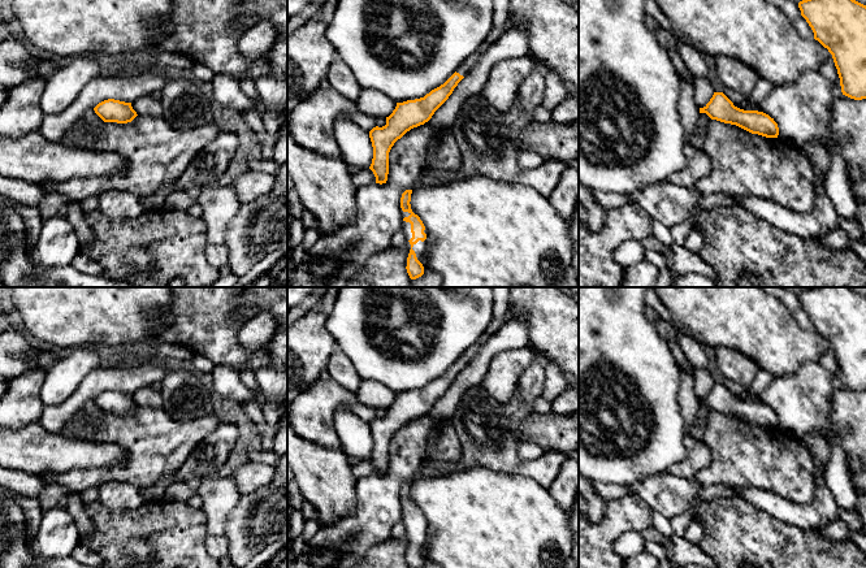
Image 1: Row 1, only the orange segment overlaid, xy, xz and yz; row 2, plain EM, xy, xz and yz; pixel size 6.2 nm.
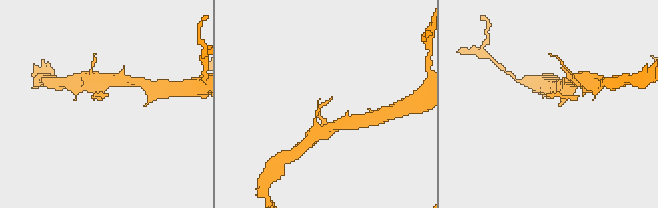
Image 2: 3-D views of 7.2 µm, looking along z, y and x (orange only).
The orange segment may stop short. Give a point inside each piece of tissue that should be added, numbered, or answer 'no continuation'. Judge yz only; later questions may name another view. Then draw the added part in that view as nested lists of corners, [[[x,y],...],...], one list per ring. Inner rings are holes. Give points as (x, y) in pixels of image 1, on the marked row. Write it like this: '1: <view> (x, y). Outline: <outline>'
no continuation

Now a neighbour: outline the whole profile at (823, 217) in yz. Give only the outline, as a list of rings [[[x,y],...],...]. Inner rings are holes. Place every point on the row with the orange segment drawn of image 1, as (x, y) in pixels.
[[[809,159],[814,170],[814,208],[807,213],[796,213],[778,203],[754,196],[732,195],[739,205],[748,209],[763,221],[767,221],[776,229],[796,234],[801,238],[819,239],[819,237],[831,230],[839,229],[840,216],[833,203],[823,190],[823,179],[817,173],[813,161]]]

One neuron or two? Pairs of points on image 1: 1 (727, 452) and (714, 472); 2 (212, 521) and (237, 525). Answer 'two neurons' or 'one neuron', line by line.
1: one neuron
2: two neurons

